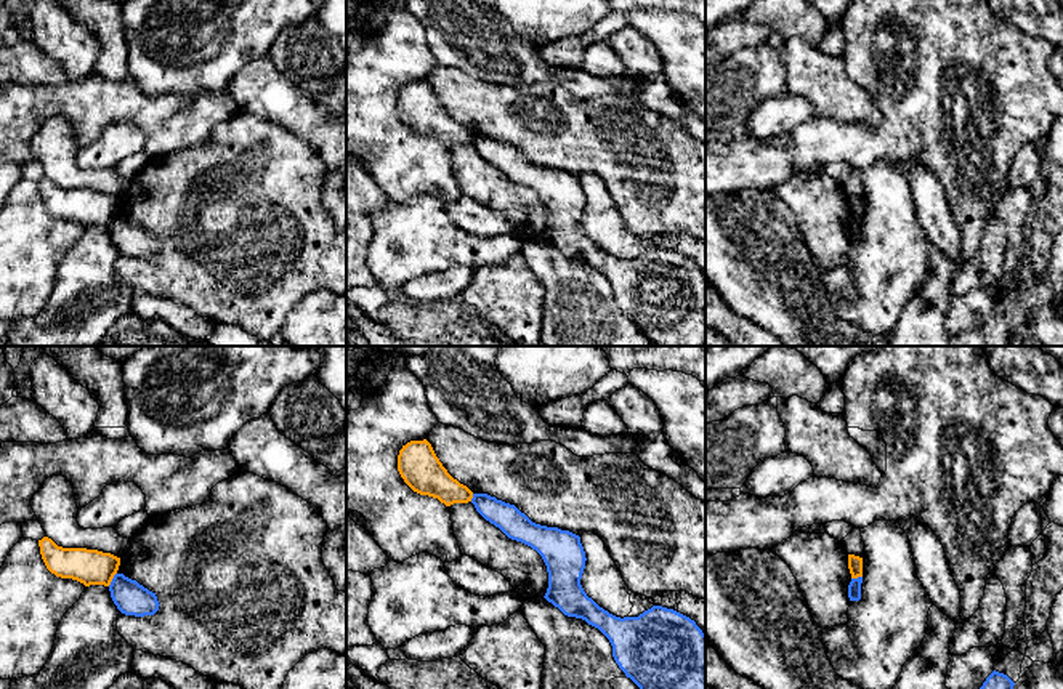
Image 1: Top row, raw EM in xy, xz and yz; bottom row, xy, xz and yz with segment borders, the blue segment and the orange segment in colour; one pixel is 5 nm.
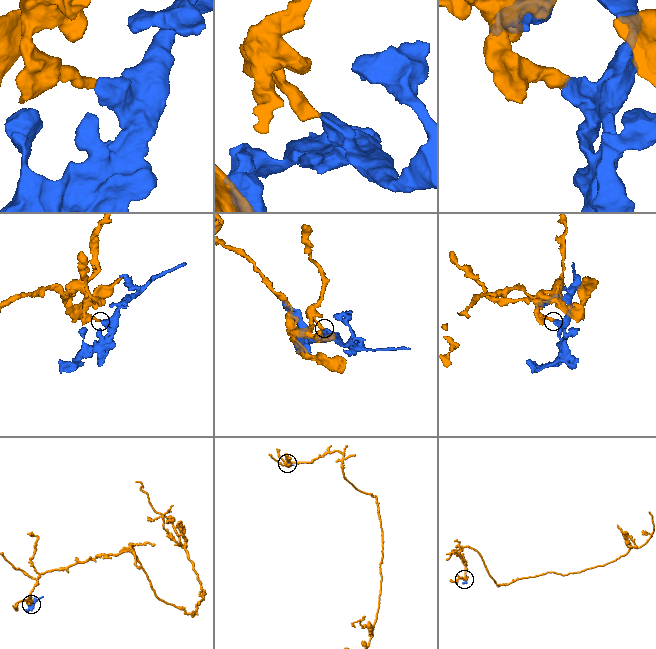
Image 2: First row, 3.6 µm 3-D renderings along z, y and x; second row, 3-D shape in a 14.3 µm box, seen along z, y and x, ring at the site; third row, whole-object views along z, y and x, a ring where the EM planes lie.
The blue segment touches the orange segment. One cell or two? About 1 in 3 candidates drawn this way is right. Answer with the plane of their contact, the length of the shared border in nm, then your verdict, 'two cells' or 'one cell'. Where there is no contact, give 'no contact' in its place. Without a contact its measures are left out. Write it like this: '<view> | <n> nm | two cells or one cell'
xy | 80 nm | two cells

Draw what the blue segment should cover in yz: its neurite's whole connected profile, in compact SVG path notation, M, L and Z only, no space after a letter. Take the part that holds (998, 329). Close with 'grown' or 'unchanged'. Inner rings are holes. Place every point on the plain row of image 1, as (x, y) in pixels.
M994 311L980 328L984 346L1010 346L1013 327L1007 316Z; unchanged

